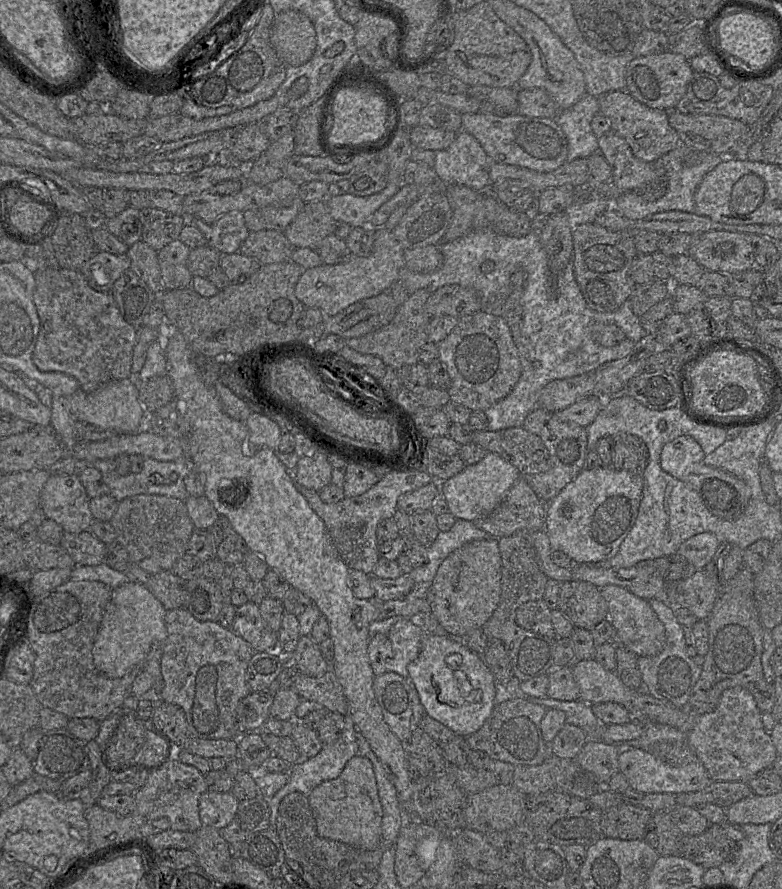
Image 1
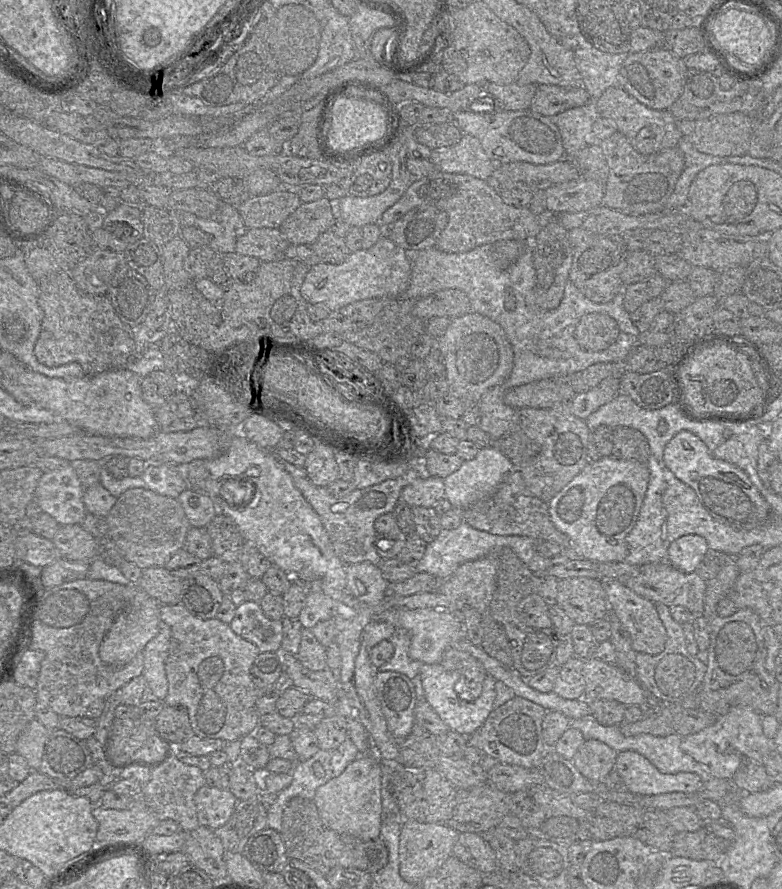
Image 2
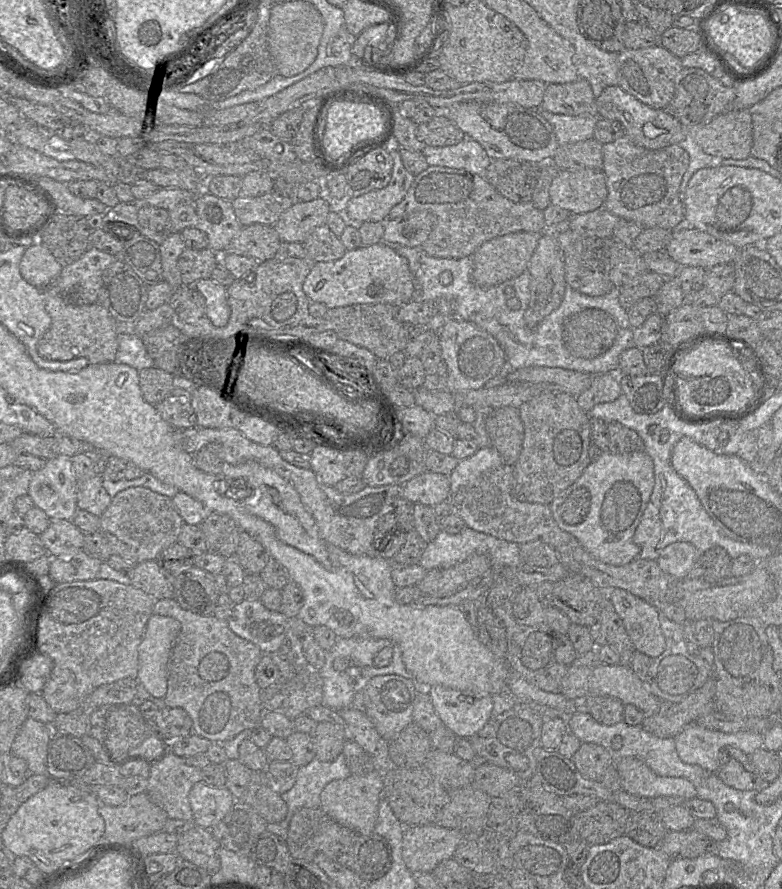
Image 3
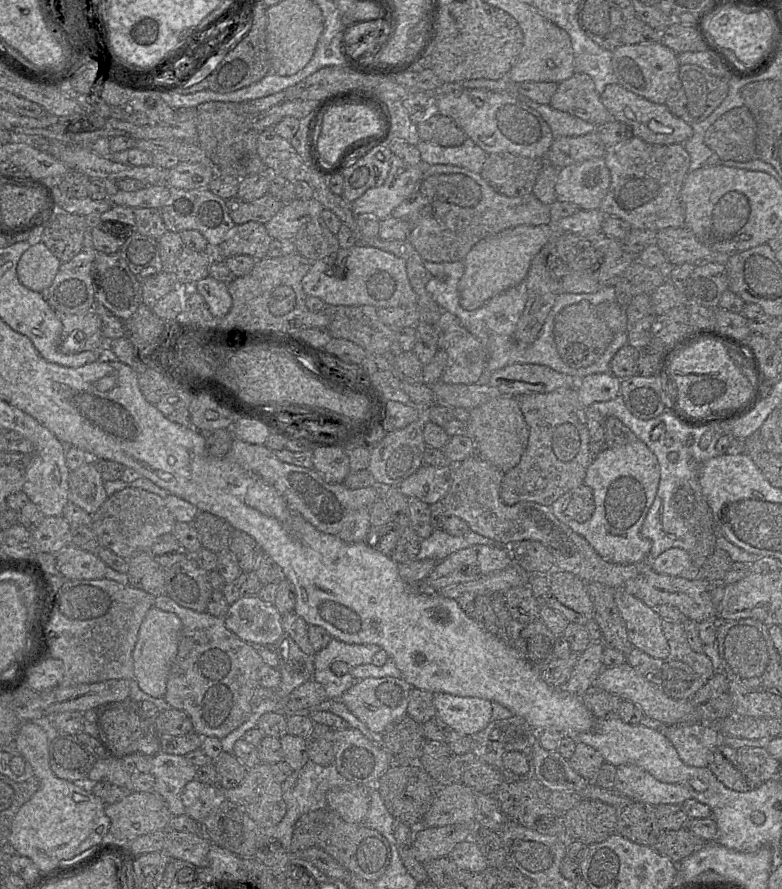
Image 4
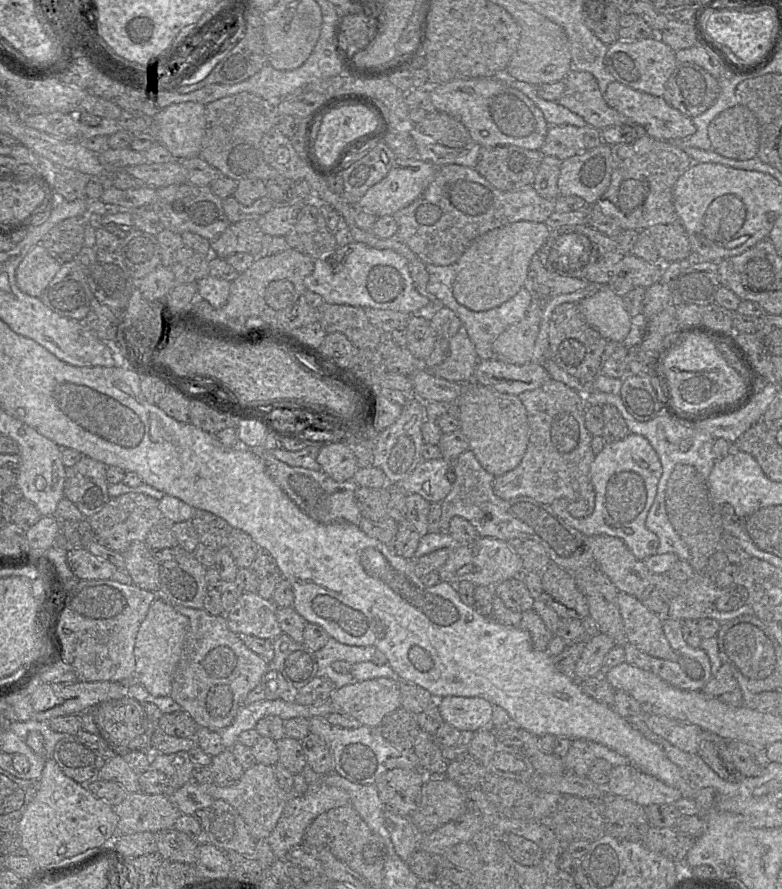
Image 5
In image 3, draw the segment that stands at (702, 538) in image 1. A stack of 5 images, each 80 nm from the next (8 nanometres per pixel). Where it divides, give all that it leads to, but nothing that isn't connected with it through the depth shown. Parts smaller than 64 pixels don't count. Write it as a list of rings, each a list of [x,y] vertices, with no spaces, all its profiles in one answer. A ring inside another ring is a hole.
[[[676,542],[662,550],[657,563],[675,579],[685,579],[700,558],[701,553],[688,542]]]

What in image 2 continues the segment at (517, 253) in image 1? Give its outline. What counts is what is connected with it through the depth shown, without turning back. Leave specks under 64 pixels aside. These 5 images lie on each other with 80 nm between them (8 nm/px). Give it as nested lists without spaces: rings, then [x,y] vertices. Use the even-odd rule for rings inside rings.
[[[527,242],[516,262],[504,270],[496,268],[491,261],[492,246],[493,244],[484,244],[463,253],[448,253],[436,246],[409,252],[410,281],[404,296],[399,298],[420,299],[440,290],[460,289],[470,300],[471,312],[486,316],[502,327],[512,345],[513,369],[502,384],[489,389],[478,401],[481,412],[478,427],[495,441],[502,435],[518,429],[518,410],[506,405],[503,400],[508,390],[544,379],[565,377],[598,363],[622,364],[637,345],[637,337],[641,332],[632,322],[630,313],[624,308],[622,293],[618,293],[607,303],[595,303],[570,280],[565,285],[559,306],[552,310],[541,309],[535,297],[536,270],[533,264],[532,243]],[[508,288],[512,289],[516,300],[516,307],[512,311],[505,307]],[[593,312],[608,314],[616,320],[621,330],[609,348],[597,352],[582,349],[574,336],[580,319]]]

